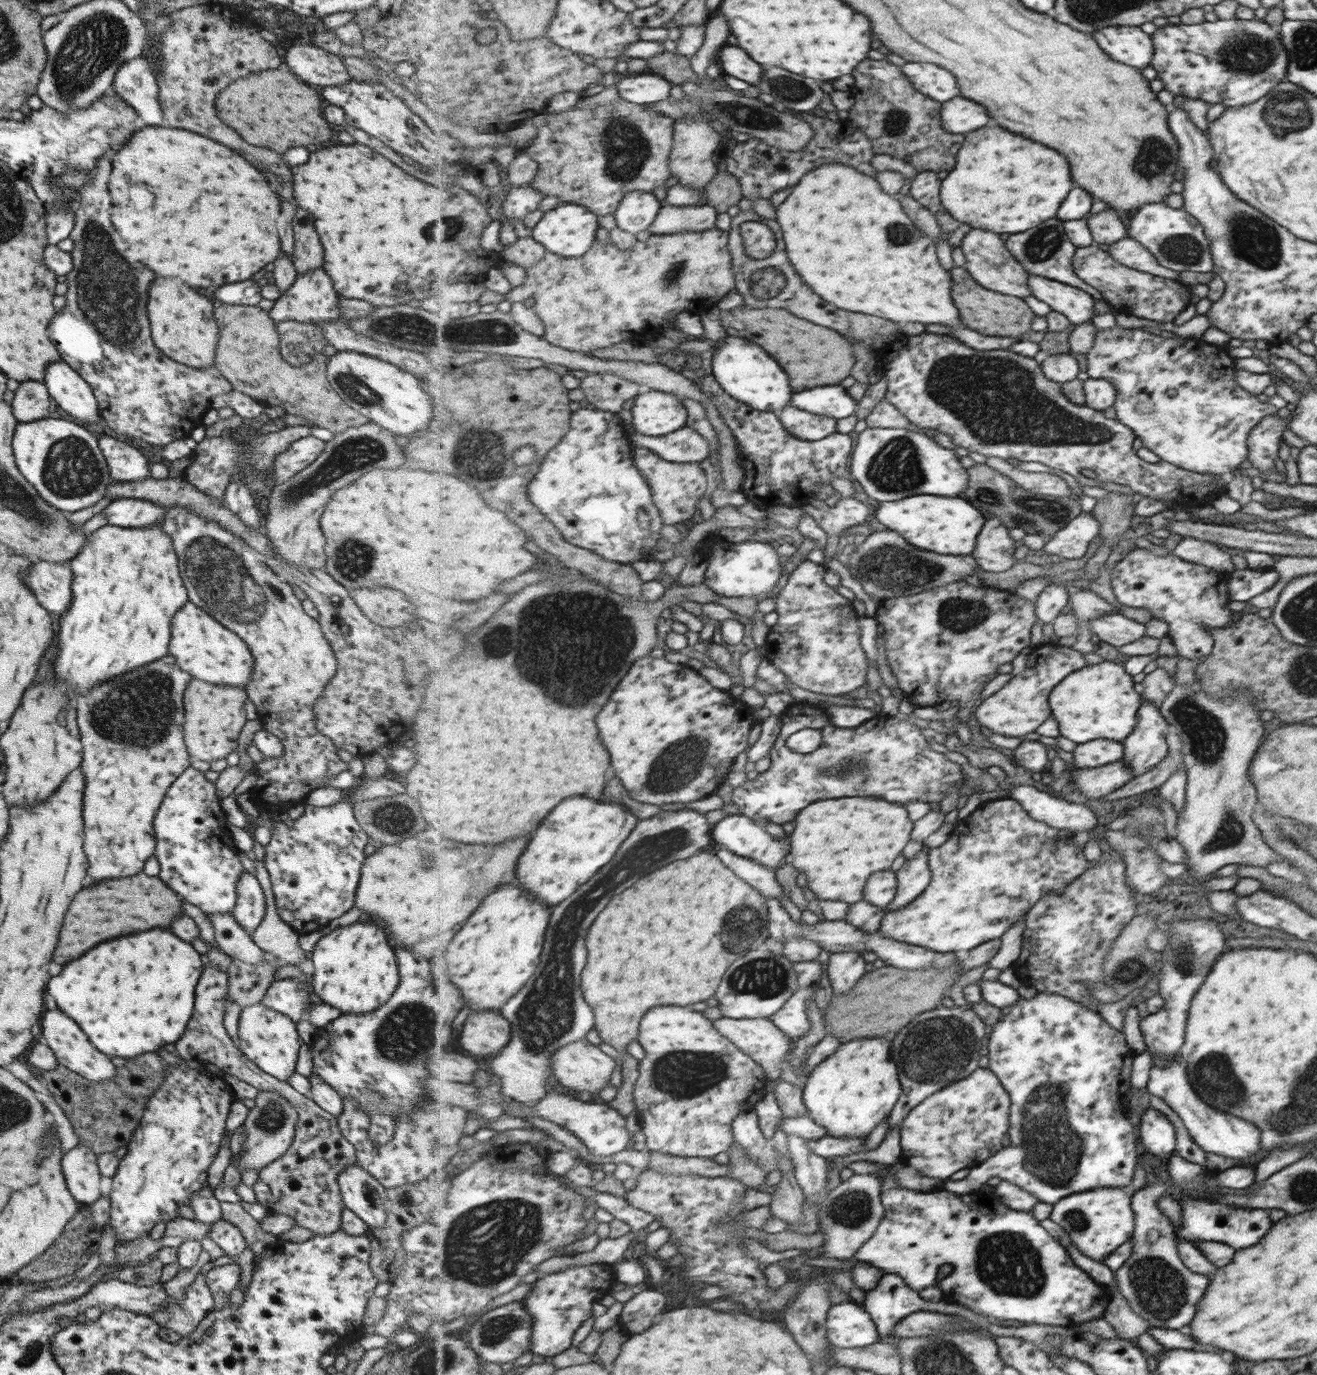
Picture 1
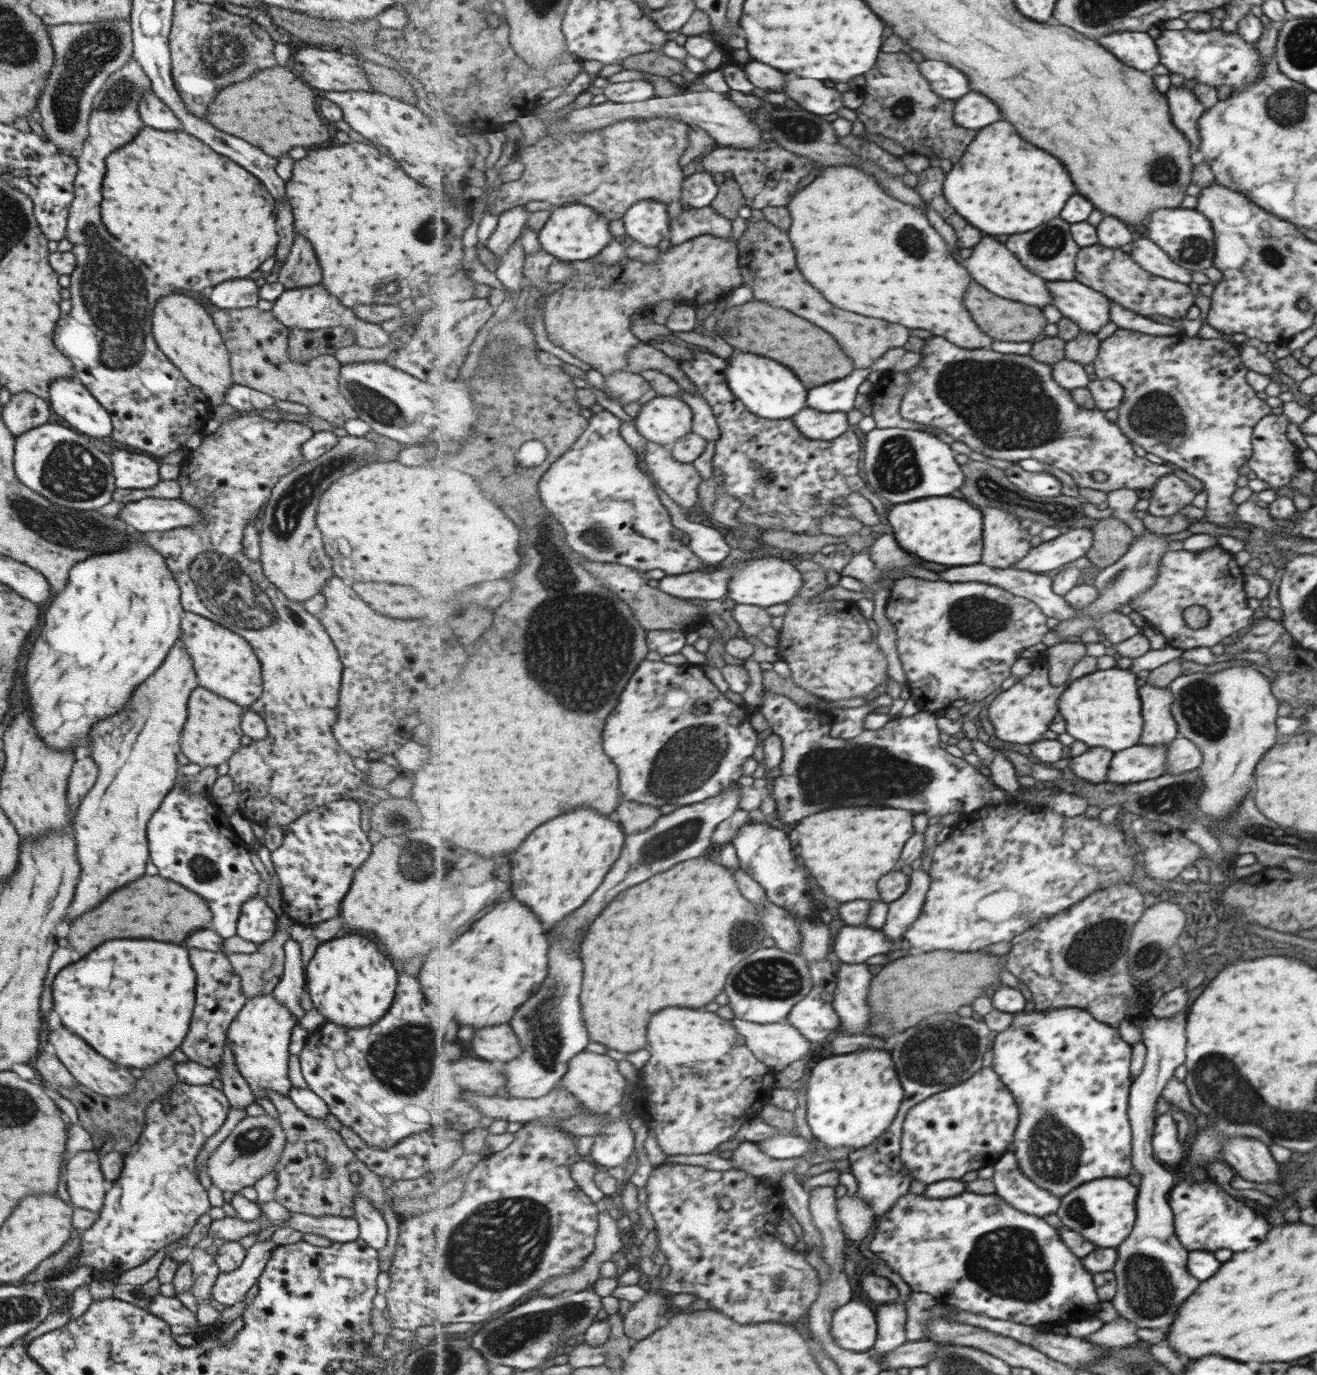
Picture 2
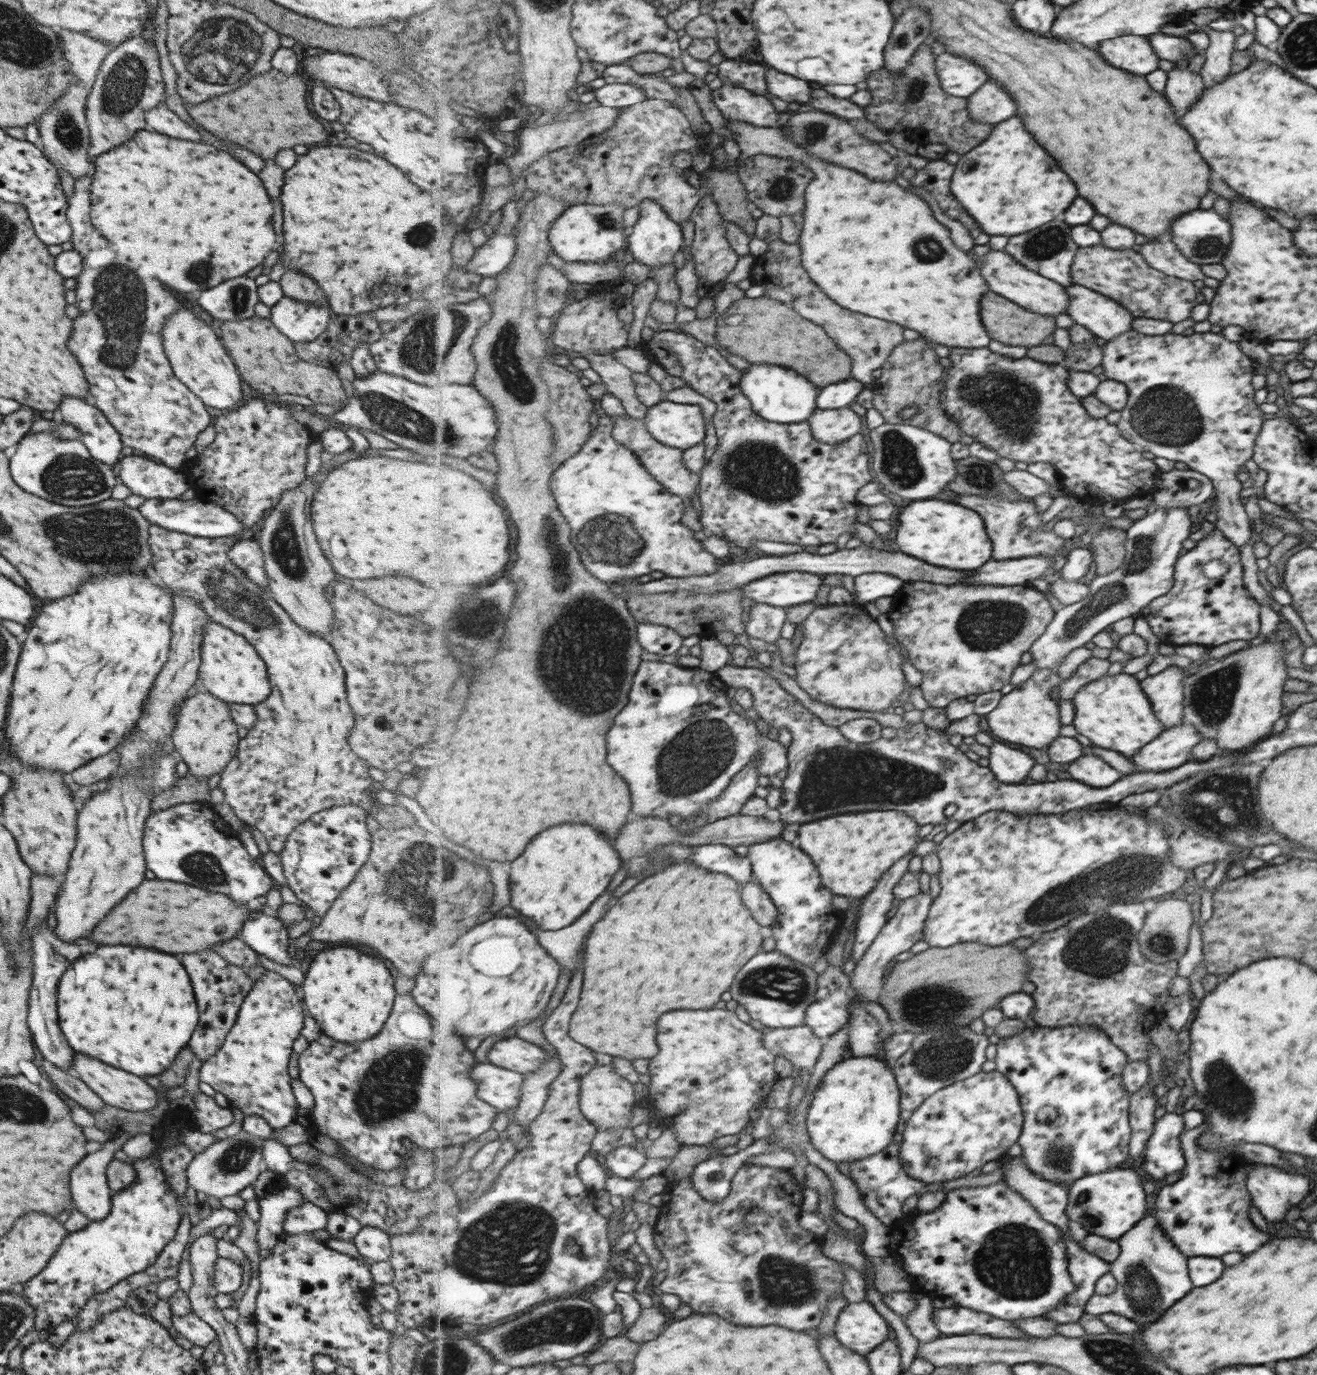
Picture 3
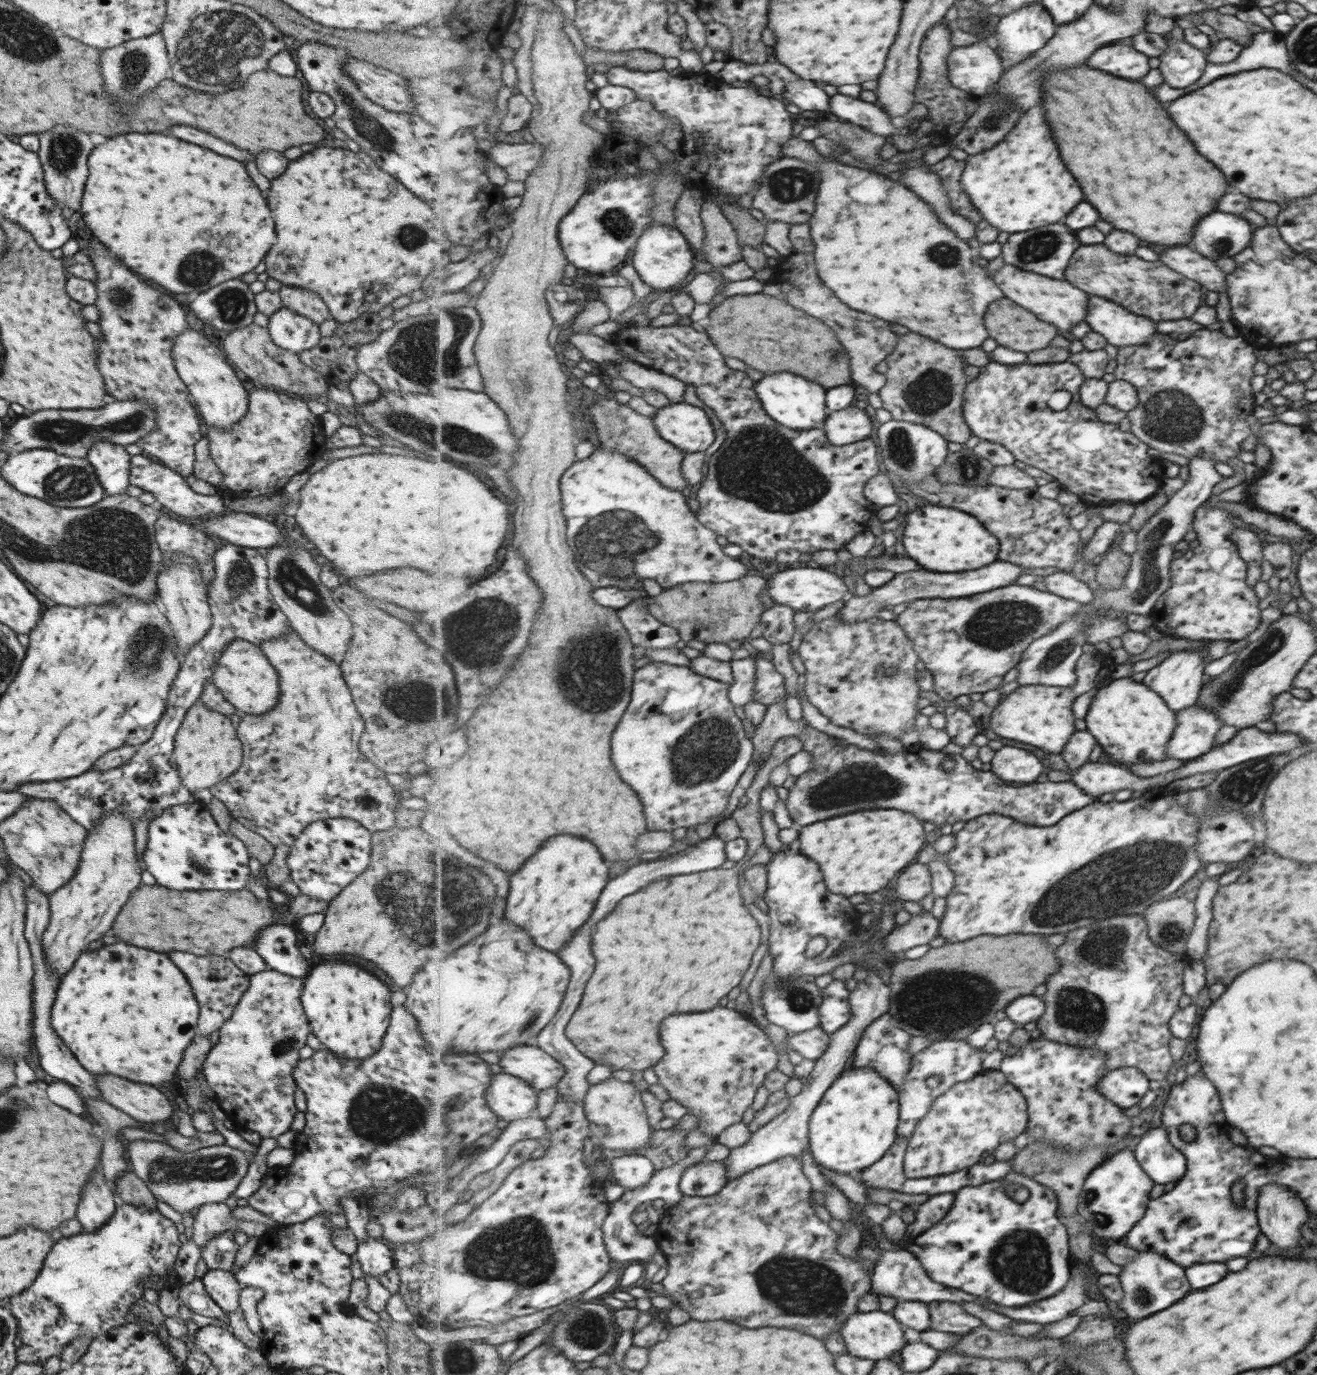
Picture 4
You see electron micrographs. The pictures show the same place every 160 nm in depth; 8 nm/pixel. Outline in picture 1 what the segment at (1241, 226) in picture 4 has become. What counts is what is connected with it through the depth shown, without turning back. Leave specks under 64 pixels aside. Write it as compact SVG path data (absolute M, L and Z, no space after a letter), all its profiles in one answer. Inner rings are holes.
M1163 202L1140 206L1127 224L1126 237L1145 247L1159 266L1180 273L1185 270L1196 273L1214 271L1210 244L1197 219L1182 209L1169 208Z

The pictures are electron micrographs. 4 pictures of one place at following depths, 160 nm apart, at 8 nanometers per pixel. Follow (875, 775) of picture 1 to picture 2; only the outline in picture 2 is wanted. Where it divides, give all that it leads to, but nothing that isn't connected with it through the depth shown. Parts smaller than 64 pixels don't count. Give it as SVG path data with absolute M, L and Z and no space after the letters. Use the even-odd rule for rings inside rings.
M763 690L763 703L761 703L759 711L767 720L769 726L772 728L772 731L775 734L778 734L783 741L784 756L783 762L781 762L780 766L781 774L774 780L772 793L775 797L775 802L777 802L777 818L789 826L796 825L799 821L803 820L805 816L809 816L809 814L815 814L815 812L819 812L819 810L833 808L833 802L835 802L835 808L847 808L849 804L851 804L851 806L895 806L895 808L898 809L913 811L914 814L921 813L928 814L930 817L941 817L945 816L945 814L951 814L951 812L960 812L959 814L964 812L964 814L967 815L975 812L977 809L982 809L987 805L1001 804L1003 801L1007 802L1013 798L1015 798L1015 800L1021 800L1031 804L1043 804L1043 802L1046 804L1046 800L1051 797L1064 797L1065 795L1061 789L1057 788L1044 788L1042 790L1036 790L1032 787L1024 792L1022 796L1010 796L1010 794L1007 794L1000 786L997 786L994 783L991 776L984 776L983 773L977 770L977 768L973 768L967 760L963 760L963 758L955 758L953 754L949 754L947 750L941 748L939 744L941 744L942 730L939 729L939 726L937 726L937 717L935 717L935 712L933 711L921 710L919 713L915 714L915 716L908 718L898 716L893 718L893 720L888 724L885 724L885 728L881 728L881 730L865 730L863 734L859 734L859 736L855 736L855 738L851 738L849 740L845 740L844 738L833 738L830 735L832 730L831 722L827 722L825 718L820 716L819 712L811 712L811 714L809 714L807 710L799 708L799 706L797 706L791 698L788 698L788 696L771 694Z

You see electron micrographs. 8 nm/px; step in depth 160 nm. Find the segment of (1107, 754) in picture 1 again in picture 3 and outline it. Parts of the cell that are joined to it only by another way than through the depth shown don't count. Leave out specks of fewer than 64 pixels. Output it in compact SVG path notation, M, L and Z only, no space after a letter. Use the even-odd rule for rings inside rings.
M1083 756L1079 760L1070 764L1068 773L1075 780L1084 782L1092 787L1105 788L1121 778L1121 774L1116 772L1099 758L1099 756Z

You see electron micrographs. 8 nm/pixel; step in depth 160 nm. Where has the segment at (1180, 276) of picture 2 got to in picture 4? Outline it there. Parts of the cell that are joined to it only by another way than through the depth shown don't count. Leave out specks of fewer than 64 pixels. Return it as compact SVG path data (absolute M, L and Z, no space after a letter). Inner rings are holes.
M1187 246L1163 248L1159 252L1159 261L1207 291L1227 294L1227 274L1221 272L1213 260L1200 256Z

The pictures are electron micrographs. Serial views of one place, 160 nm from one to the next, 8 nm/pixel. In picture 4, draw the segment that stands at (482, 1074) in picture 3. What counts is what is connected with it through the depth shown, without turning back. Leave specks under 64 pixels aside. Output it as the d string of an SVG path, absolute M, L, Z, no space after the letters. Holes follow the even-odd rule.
M505 1072L492 1076L486 1099L495 1113L507 1122L526 1119L537 1114L538 1090L526 1080Z

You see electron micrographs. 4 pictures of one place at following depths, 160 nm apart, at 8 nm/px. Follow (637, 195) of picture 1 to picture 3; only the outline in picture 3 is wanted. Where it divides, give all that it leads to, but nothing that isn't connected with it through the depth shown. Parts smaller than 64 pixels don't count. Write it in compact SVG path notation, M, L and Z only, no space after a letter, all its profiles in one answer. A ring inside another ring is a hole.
M645 198L637 204L640 218L632 226L633 232L629 235L628 251L635 261L641 261L647 266L656 269L659 265L666 265L673 262L673 256L682 252L683 232L680 224L669 218L663 207L651 198Z

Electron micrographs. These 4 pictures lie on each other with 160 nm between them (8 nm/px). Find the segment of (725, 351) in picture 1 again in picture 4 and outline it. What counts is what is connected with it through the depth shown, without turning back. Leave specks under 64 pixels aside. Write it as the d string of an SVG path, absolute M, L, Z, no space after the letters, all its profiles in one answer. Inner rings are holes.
M781 372L781 374L769 374L764 376L761 382L754 386L758 397L763 403L766 413L783 426L795 428L795 430L821 429L825 425L830 410L825 402L827 390L803 376Z

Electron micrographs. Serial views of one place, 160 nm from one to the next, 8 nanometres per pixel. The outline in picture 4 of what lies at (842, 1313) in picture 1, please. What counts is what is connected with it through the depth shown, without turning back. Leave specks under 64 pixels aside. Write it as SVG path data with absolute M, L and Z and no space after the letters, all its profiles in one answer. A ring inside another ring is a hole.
M855 1312L844 1322L841 1331L847 1352L862 1359L891 1358L907 1345L904 1326L893 1312Z

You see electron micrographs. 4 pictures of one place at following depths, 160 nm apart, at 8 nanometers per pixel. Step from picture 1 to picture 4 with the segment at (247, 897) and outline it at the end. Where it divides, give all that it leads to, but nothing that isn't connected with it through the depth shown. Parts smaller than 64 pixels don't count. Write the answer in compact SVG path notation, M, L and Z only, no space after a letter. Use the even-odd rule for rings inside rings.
M273 924L264 926L257 934L255 952L261 956L267 968L292 976L306 976L309 962L301 956L295 945L295 926Z

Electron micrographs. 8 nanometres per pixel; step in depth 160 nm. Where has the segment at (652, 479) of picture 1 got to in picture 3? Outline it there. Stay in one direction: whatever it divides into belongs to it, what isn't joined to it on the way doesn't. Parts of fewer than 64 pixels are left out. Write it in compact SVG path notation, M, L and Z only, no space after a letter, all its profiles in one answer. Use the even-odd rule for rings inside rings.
M628 416L628 419L614 417L614 437L625 446L628 446L638 455L646 469L654 475L655 479L663 483L666 489L677 496L693 496L697 486L700 483L700 474L687 468L684 462L684 450L667 446L653 438L653 435L647 430L644 419L635 419Z

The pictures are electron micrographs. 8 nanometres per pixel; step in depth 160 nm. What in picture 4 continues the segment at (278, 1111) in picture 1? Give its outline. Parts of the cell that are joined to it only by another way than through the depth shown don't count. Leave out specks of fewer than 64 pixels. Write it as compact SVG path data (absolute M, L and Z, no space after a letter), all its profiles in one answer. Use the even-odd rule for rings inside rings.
M133 1140L127 1142L125 1157L131 1163L131 1172L143 1180L151 1196L182 1214L206 1203L224 1202L233 1195L245 1176L250 1154L246 1157L245 1151L226 1143L181 1152L157 1141Z

